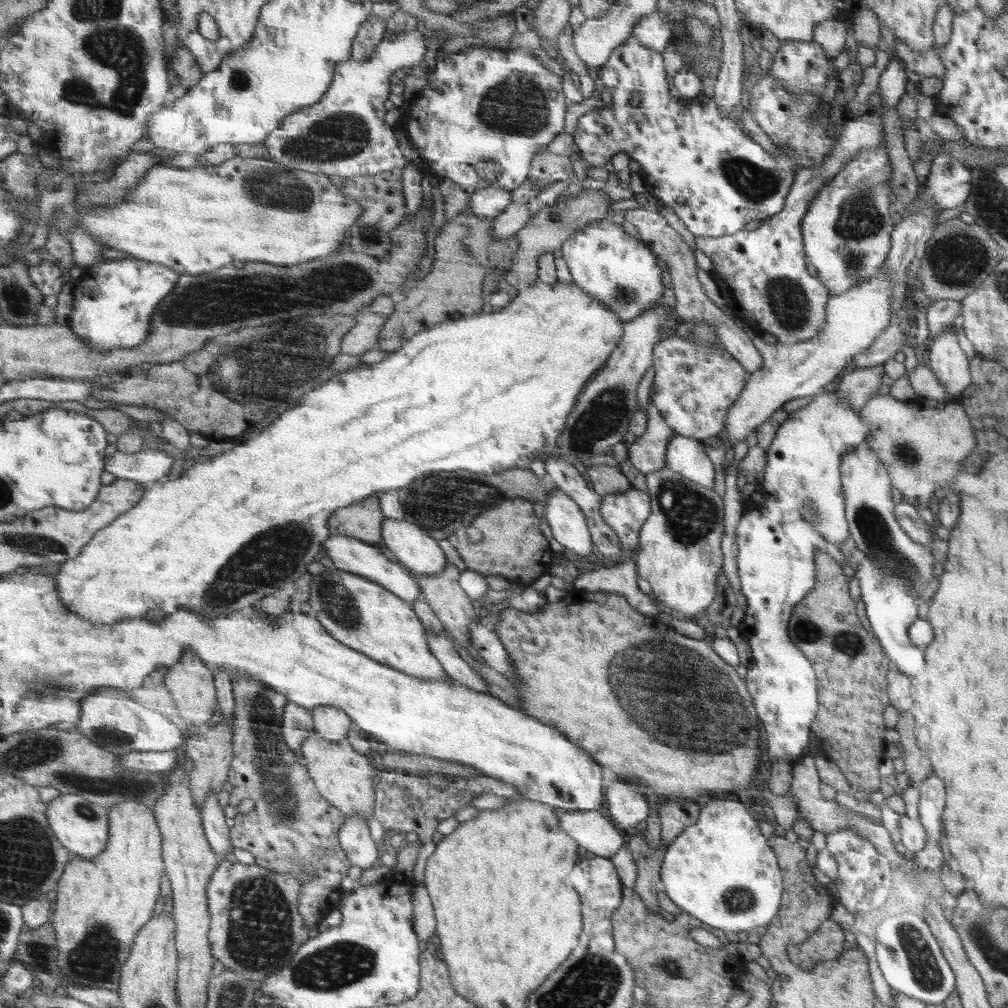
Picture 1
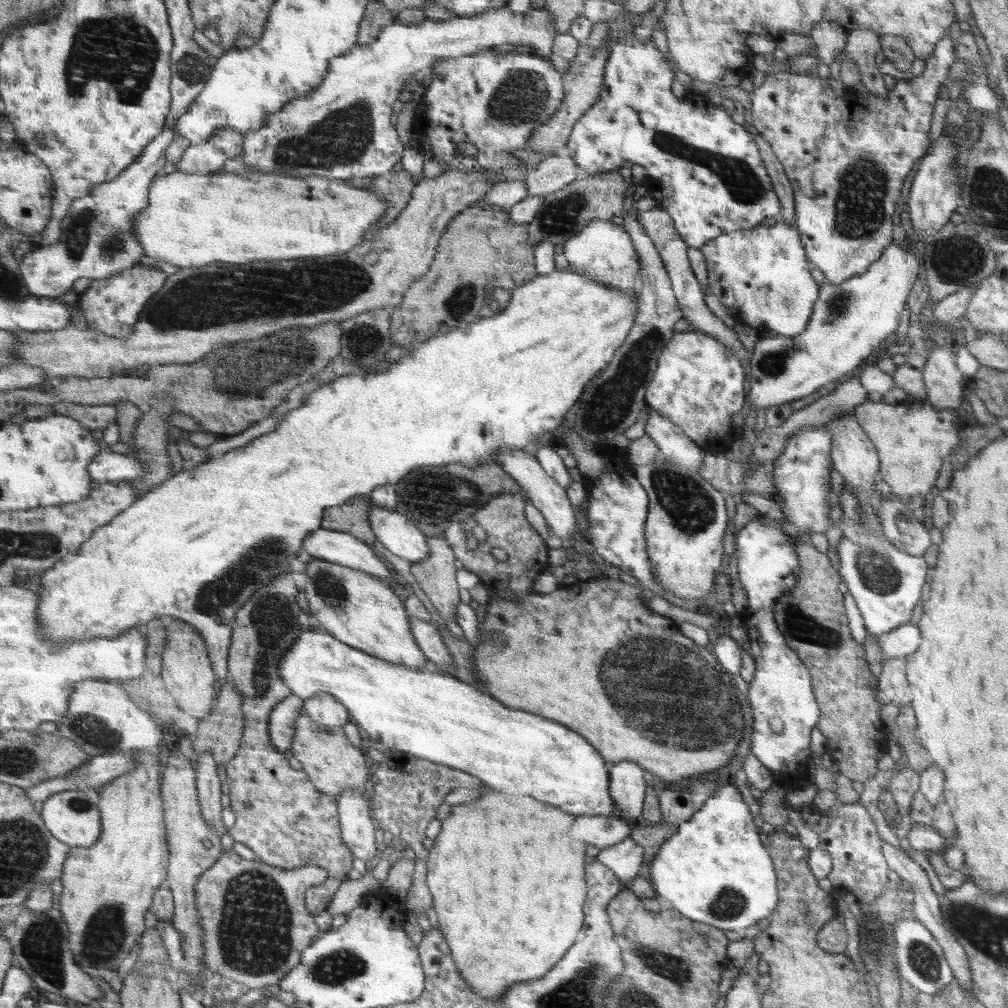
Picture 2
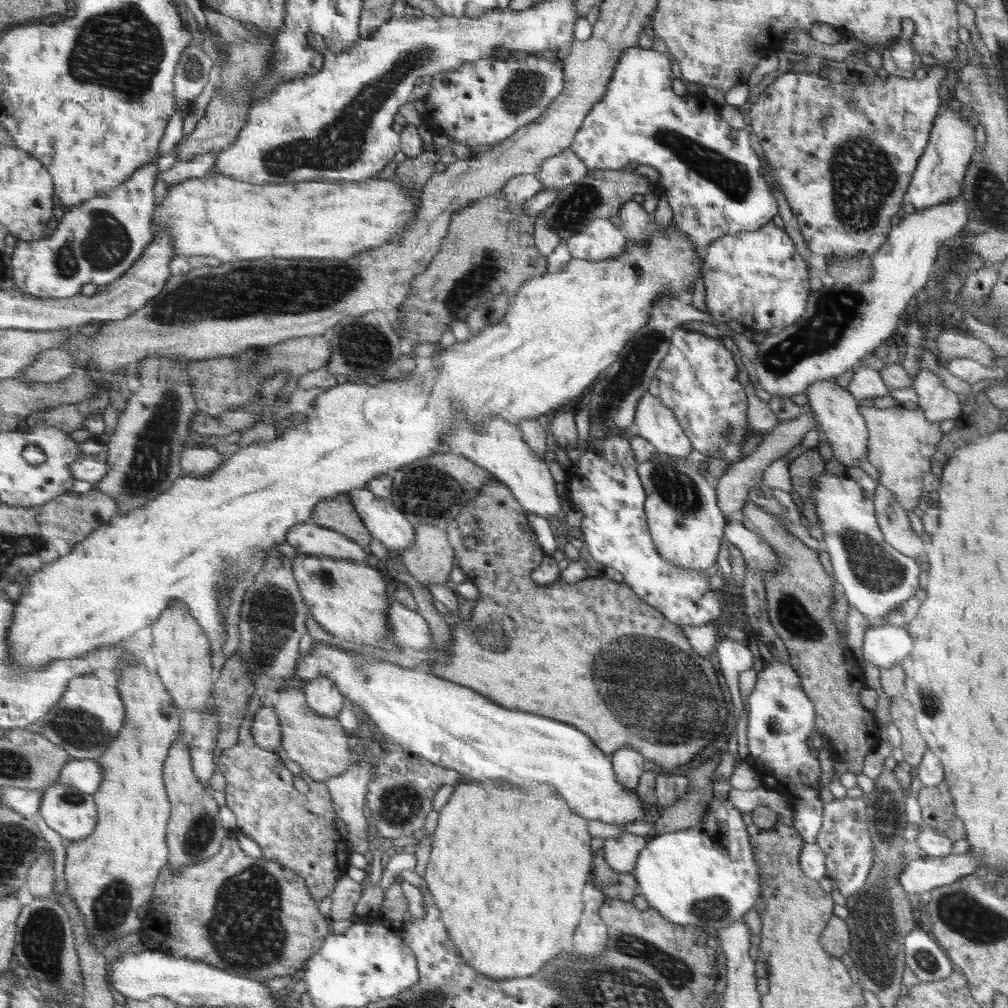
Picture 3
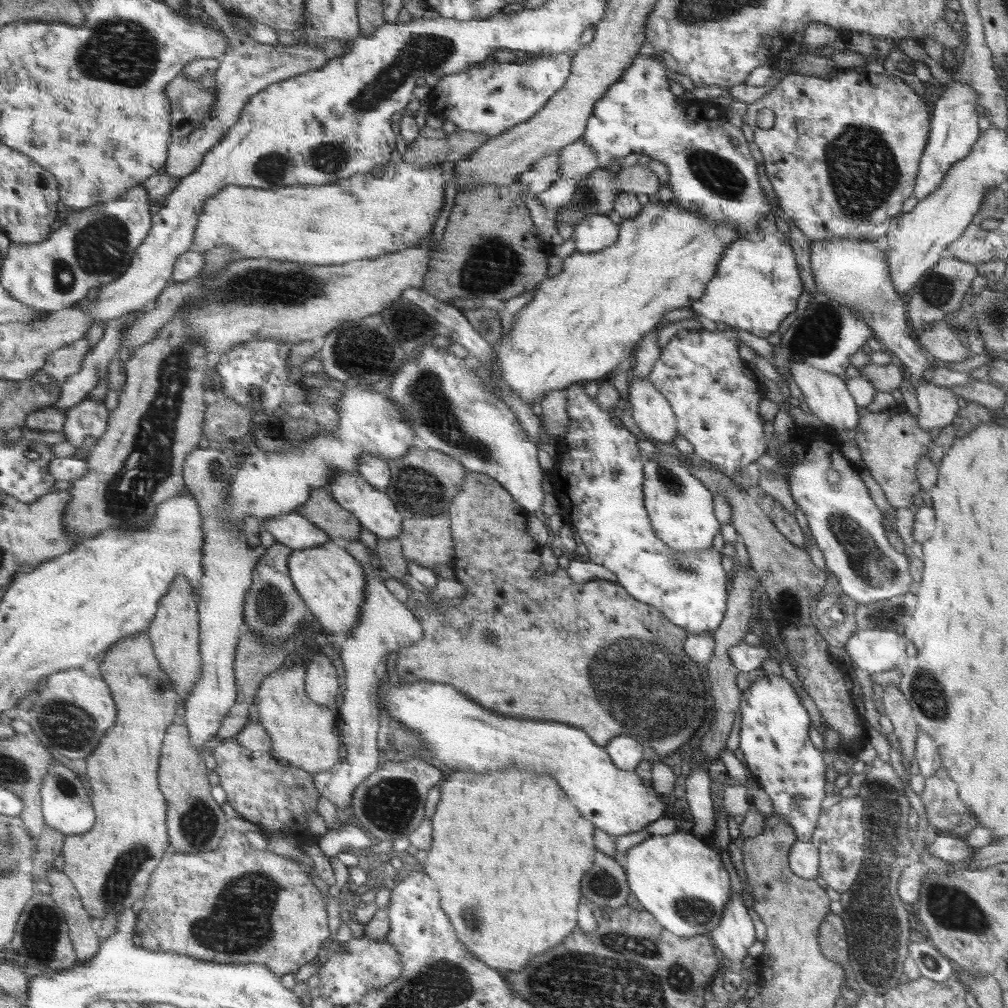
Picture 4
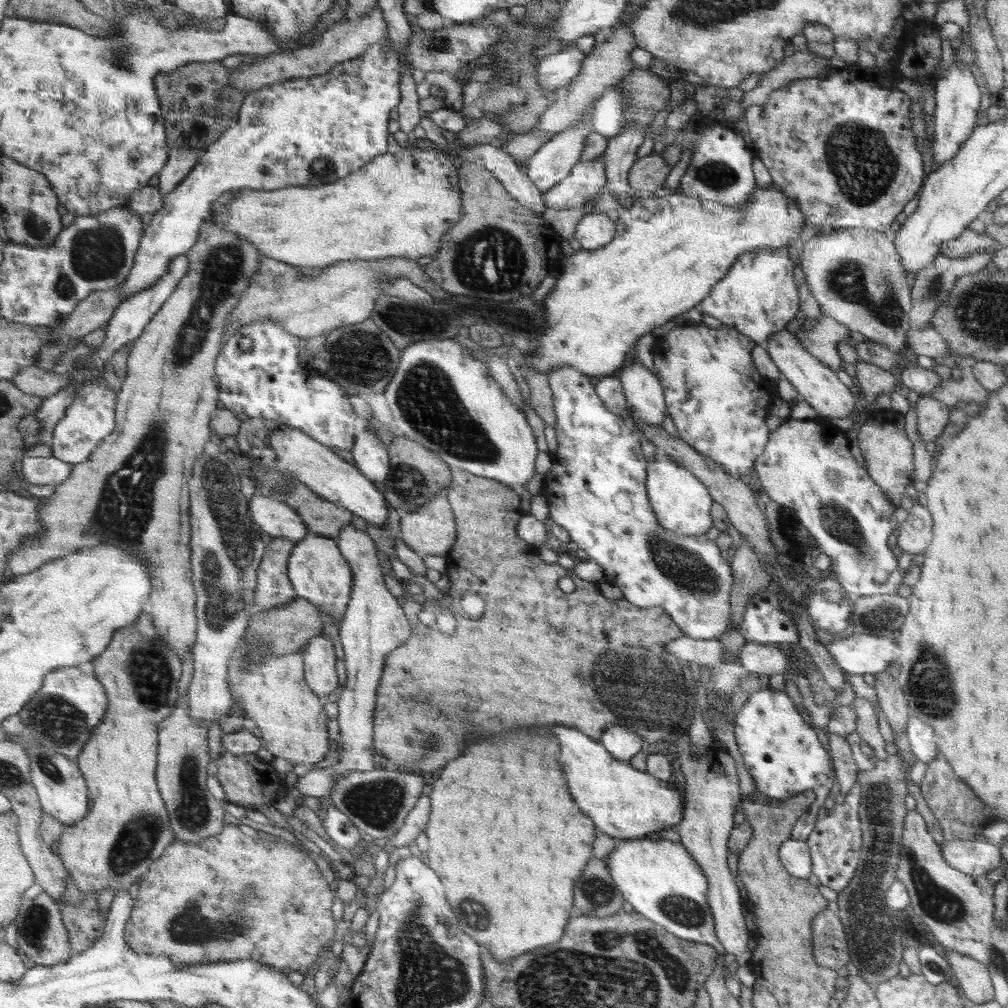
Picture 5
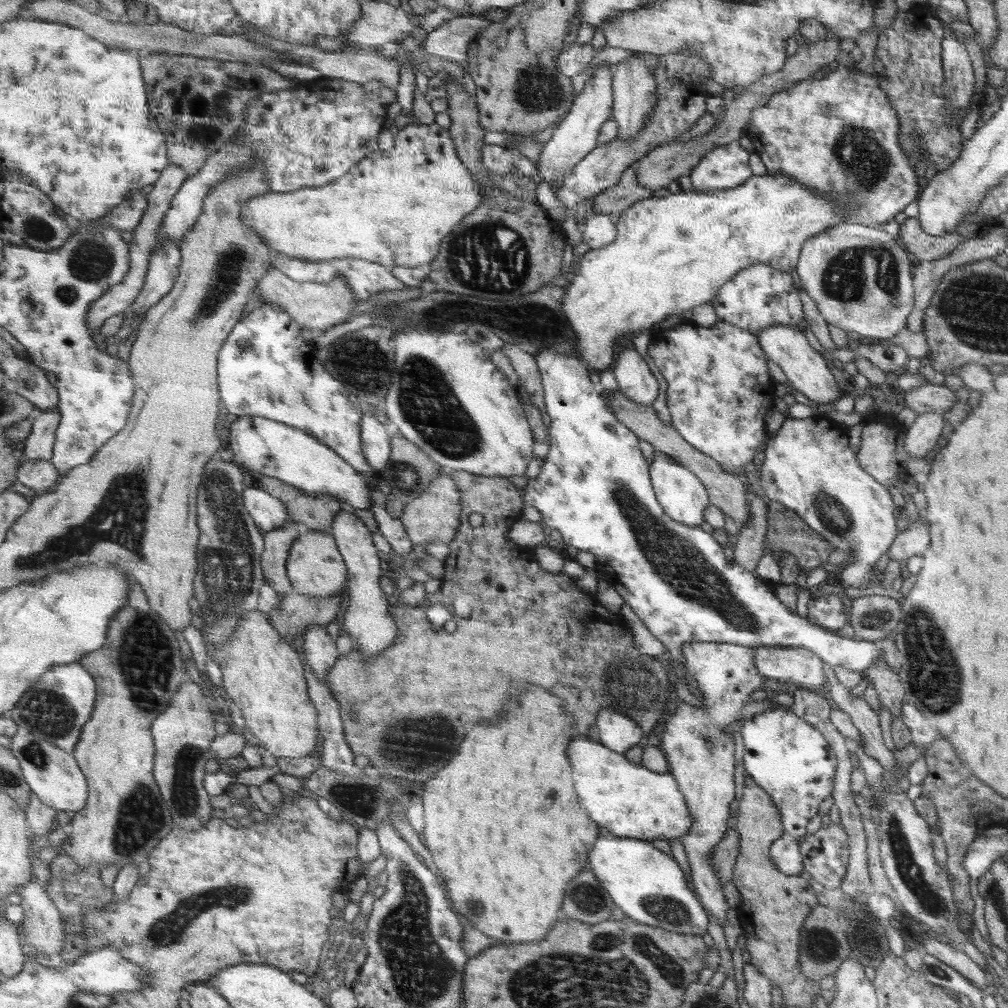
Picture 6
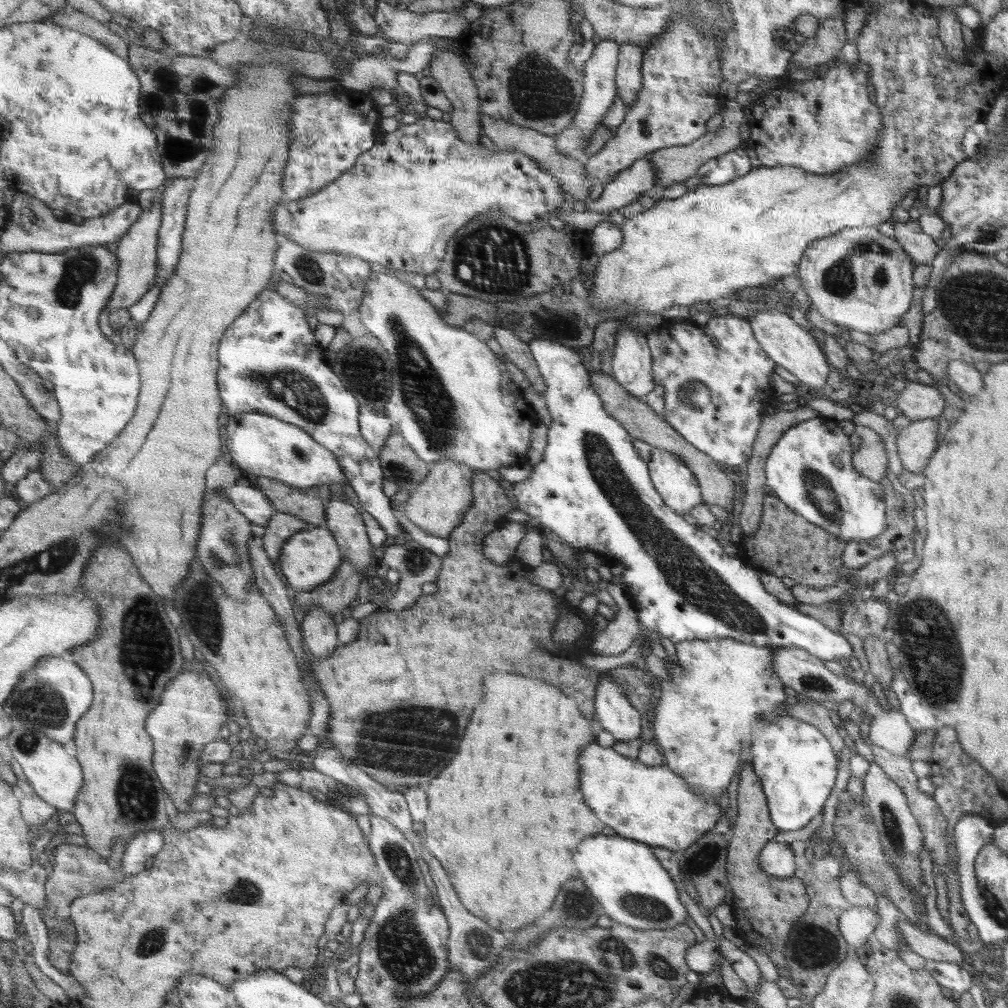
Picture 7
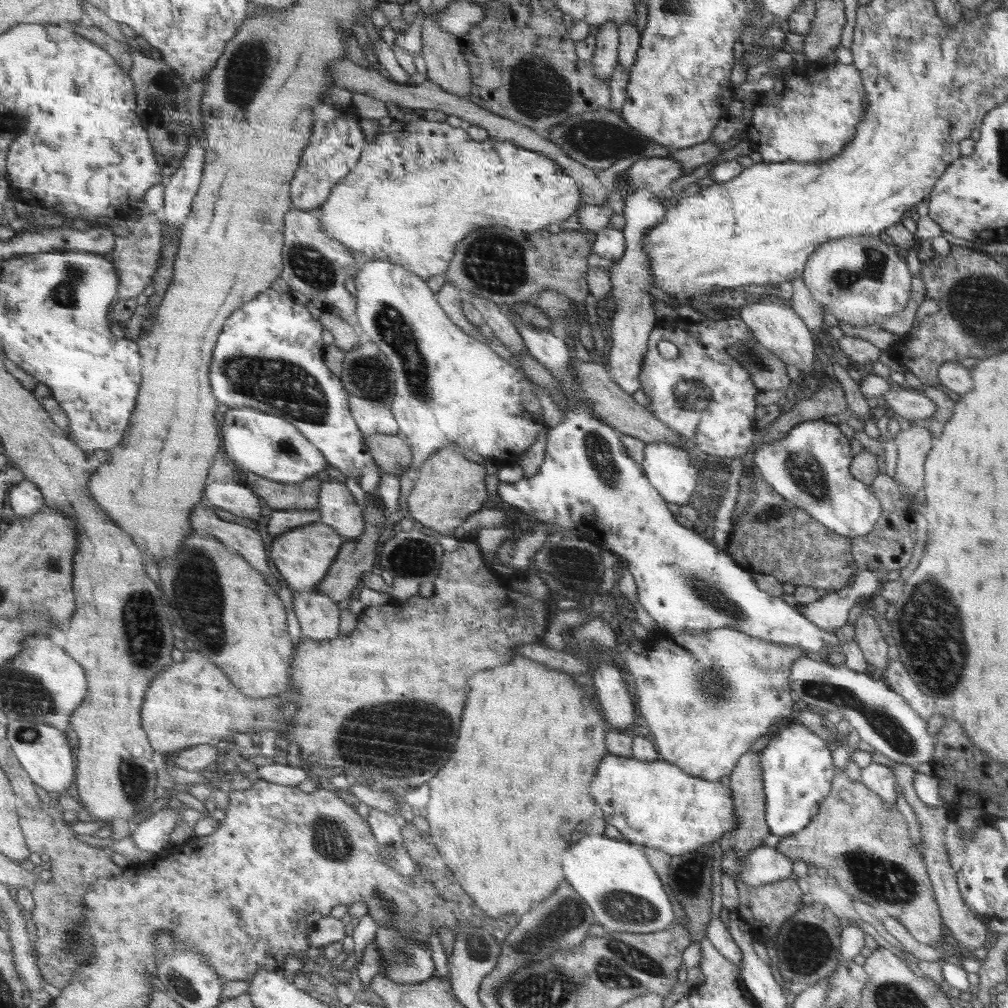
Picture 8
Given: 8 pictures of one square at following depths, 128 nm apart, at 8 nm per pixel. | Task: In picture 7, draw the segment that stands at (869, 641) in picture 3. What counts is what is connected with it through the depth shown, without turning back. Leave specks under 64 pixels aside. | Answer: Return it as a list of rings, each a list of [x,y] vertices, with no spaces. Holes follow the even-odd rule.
[[[532,339],[529,342],[529,349],[531,350],[532,356],[535,358],[540,374],[547,384],[543,395],[546,399],[551,417],[553,418],[547,430],[547,445],[543,453],[542,461],[533,466],[532,474],[530,474],[528,480],[514,483],[514,490],[512,491],[512,494],[516,497],[517,508],[522,511],[522,513],[530,515],[530,517],[532,517],[532,523],[537,525],[543,532],[556,533],[563,542],[574,545],[580,549],[595,551],[606,558],[607,563],[609,561],[622,563],[625,569],[623,574],[621,574],[621,578],[618,578],[616,582],[625,589],[625,592],[633,602],[637,610],[639,622],[642,626],[654,630],[654,632],[664,636],[664,638],[668,638],[668,640],[671,640],[674,644],[681,643],[685,640],[706,640],[728,637],[758,646],[803,648],[806,652],[821,658],[824,662],[839,661],[842,664],[846,664],[846,662],[849,661],[849,658],[854,655],[852,644],[850,644],[850,641],[842,636],[841,633],[838,631],[834,632],[834,630],[820,623],[818,619],[816,620],[816,618],[808,614],[803,614],[795,607],[782,603],[772,596],[772,594],[768,594],[766,589],[762,587],[760,577],[752,567],[739,558],[732,558],[732,554],[728,556],[728,554],[722,550],[722,546],[720,546],[718,540],[714,540],[711,535],[706,536],[706,534],[702,534],[700,530],[696,530],[696,526],[688,524],[682,515],[676,514],[669,505],[665,504],[665,501],[661,498],[661,494],[654,489],[652,478],[649,474],[648,462],[637,452],[636,446],[632,444],[633,437],[629,432],[625,428],[622,428],[622,425],[617,420],[614,420],[613,415],[605,411],[604,402],[592,388],[592,381],[589,379],[588,370],[582,365],[582,359],[573,349],[563,345],[560,341],[550,339]]]

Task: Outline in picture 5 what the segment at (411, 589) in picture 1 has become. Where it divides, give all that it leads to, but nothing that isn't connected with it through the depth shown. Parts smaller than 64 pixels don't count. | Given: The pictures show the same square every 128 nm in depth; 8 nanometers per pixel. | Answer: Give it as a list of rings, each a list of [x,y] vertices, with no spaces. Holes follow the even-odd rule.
[[[252,496],[250,515],[254,524],[272,537],[286,537],[295,543],[308,534],[302,518],[286,503],[268,496]]]

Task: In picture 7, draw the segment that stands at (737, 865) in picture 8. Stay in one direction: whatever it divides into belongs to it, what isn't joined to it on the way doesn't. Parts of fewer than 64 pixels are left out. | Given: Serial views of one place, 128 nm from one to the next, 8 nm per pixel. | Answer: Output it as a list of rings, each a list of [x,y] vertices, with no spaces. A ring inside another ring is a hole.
[[[770,841],[760,852],[761,869],[778,878],[792,877],[798,867],[790,845]]]

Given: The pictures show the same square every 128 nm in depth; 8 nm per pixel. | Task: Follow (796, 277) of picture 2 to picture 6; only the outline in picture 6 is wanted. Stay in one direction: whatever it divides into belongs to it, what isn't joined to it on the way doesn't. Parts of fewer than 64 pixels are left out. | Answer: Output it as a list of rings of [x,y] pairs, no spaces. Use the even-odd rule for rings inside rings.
[[[753,264],[739,271],[734,279],[730,279],[721,287],[717,298],[711,300],[719,320],[728,321],[757,334],[766,327],[777,324],[798,325],[802,320],[802,304],[798,292],[794,288],[794,280],[788,272],[774,270],[767,264]]]

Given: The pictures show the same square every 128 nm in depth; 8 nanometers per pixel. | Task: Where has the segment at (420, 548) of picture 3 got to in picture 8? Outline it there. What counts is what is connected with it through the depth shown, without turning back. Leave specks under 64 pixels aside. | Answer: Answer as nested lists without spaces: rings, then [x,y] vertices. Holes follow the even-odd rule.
[[[442,448],[441,451],[434,452],[422,463],[414,473],[413,491],[404,502],[405,512],[411,518],[441,535],[452,535],[462,526],[476,510],[480,511],[480,506],[488,500],[486,492],[486,468],[479,459],[470,458],[466,454],[456,454],[450,448]]]

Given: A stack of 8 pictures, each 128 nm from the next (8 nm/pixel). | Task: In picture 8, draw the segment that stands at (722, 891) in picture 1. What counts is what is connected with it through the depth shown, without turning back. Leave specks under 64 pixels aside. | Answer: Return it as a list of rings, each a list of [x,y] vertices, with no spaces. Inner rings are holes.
[[[586,836],[566,852],[566,882],[573,885],[574,890],[593,909],[598,924],[602,924],[606,933],[636,933],[646,934],[662,931],[674,920],[674,912],[666,892],[662,890],[659,874],[652,870],[644,854],[632,846],[631,841],[620,842],[608,836]]]

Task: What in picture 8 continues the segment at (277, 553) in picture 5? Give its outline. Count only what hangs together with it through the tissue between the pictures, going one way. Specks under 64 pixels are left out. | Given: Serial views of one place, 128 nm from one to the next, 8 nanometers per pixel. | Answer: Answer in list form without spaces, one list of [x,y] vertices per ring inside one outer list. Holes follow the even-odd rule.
[[[282,510],[274,511],[270,516],[267,530],[272,540],[290,530],[308,526],[321,521],[318,510]]]

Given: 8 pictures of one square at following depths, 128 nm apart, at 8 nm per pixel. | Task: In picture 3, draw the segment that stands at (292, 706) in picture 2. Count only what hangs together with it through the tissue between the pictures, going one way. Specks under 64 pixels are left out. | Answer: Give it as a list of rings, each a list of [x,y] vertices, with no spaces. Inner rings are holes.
[[[271,703],[262,706],[256,712],[253,722],[253,741],[260,747],[270,752],[280,750],[282,729]]]

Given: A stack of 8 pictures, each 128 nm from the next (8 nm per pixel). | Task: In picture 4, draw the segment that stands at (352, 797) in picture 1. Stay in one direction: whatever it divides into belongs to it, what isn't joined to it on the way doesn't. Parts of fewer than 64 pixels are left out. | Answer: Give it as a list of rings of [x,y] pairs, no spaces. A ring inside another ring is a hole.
[[[298,661],[288,669],[280,668],[271,672],[257,688],[253,702],[257,704],[258,709],[254,718],[264,727],[264,731],[268,731],[274,756],[310,774],[329,771],[341,761],[338,758],[340,736],[336,726],[336,714],[330,712],[327,706],[320,706],[307,695],[307,692],[304,692],[304,666],[298,666]]]

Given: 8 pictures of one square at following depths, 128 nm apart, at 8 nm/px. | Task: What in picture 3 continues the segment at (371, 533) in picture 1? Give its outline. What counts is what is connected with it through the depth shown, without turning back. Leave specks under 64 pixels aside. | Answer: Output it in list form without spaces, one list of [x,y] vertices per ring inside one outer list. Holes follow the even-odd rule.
[[[346,493],[318,503],[311,522],[350,537],[363,548],[368,548],[373,538]]]

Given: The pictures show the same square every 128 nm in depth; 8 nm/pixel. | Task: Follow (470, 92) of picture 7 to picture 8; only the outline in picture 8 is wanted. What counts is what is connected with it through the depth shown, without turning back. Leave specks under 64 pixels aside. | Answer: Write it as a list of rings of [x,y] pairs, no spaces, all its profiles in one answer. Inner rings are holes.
[[[426,14],[422,22],[422,51],[427,76],[446,92],[468,98],[473,82],[468,63],[456,36],[442,32],[435,14]]]

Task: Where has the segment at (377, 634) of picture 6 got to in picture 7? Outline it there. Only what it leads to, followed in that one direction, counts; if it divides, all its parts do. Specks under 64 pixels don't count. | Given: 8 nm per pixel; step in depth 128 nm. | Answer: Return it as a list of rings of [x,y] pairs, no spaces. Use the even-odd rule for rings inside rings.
[[[334,496],[326,507],[325,527],[336,537],[344,558],[364,576],[370,564],[372,548],[358,510],[346,499]]]

